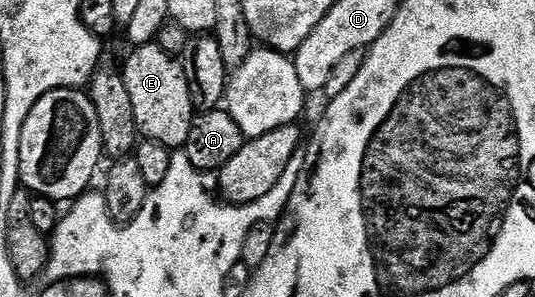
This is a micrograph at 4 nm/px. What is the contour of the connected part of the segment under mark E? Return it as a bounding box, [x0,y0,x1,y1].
[120,42,195,149]

